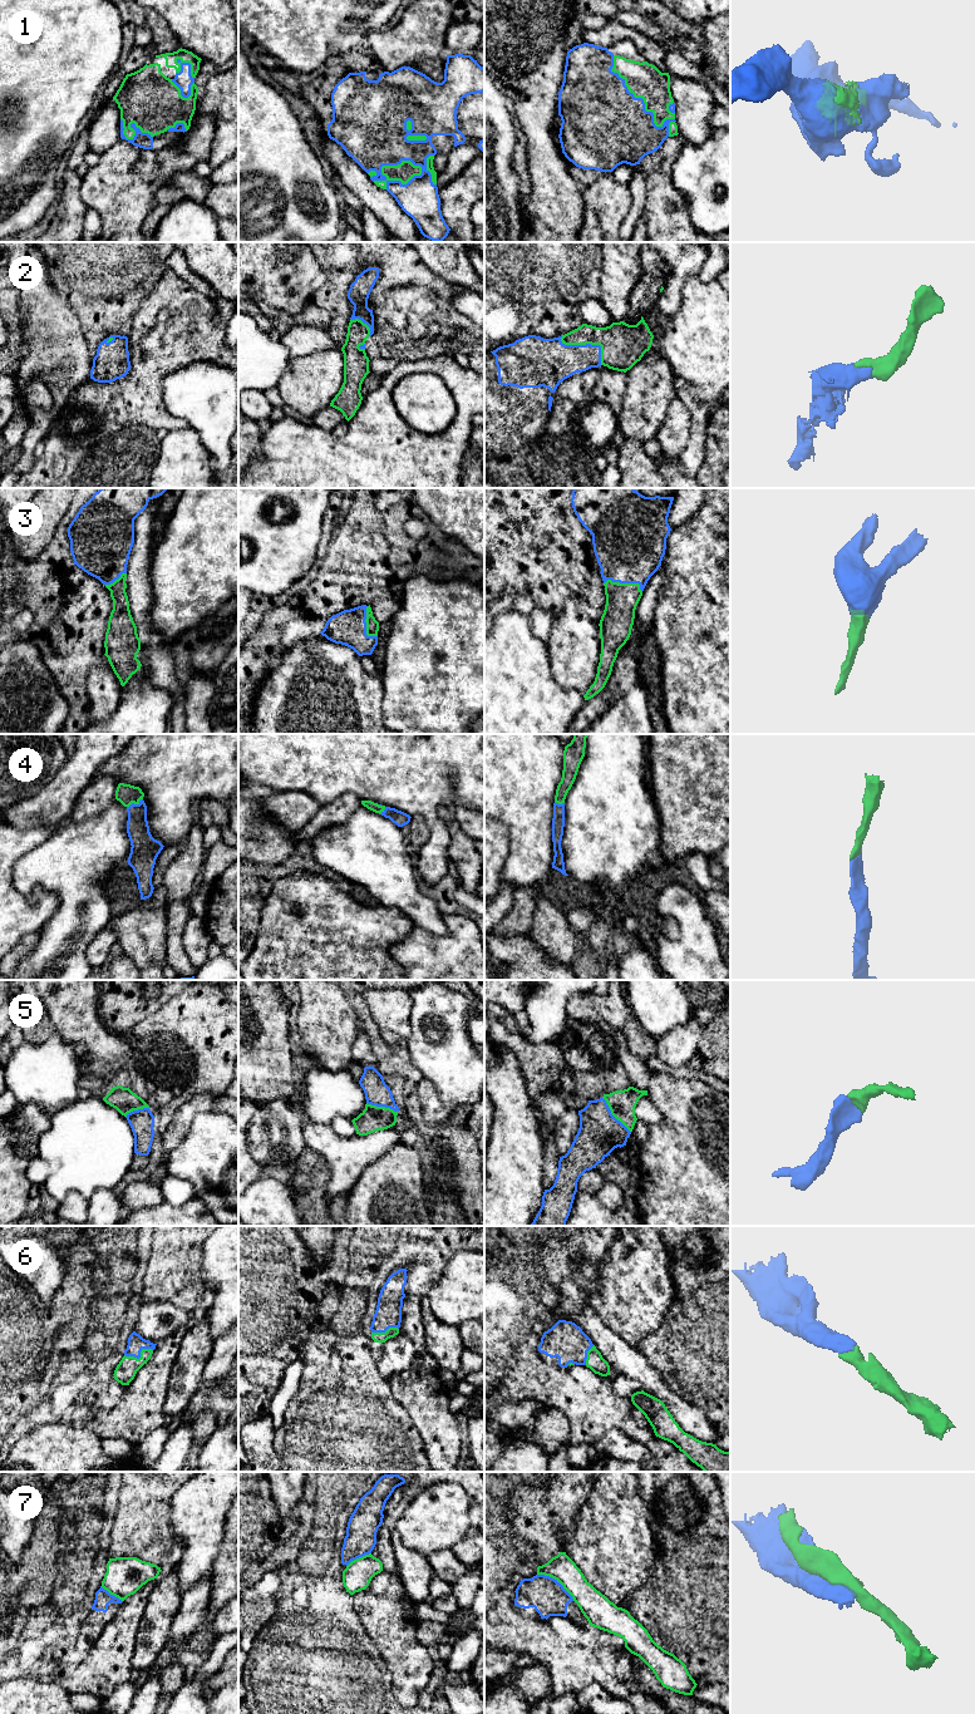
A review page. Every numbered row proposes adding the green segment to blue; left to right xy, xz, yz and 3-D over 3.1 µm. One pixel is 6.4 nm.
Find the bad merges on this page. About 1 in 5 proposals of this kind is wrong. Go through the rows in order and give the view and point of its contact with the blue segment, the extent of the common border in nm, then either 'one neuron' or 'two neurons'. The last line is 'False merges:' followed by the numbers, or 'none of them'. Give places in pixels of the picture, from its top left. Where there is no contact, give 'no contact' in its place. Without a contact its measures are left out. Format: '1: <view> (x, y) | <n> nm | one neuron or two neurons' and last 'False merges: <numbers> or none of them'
1: yz (644, 103) | 650 nm | one neuron
2: yz (589, 344) | 320 nm | one neuron
3: yz (625, 582) | 260 nm | one neuron
4: xy (133, 803) | 120 nm | one neuron
5: yz (611, 1114) | 300 nm | one neuron
6: xy (139, 1357) | 190 nm | one neuron
7: yz (556, 1581) | 300 nm | two neurons
False merges: 7

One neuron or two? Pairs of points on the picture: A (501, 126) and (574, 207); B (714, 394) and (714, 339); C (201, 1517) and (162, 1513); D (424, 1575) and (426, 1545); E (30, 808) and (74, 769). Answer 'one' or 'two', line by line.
A: two
B: one
C: two
D: two
E: one

